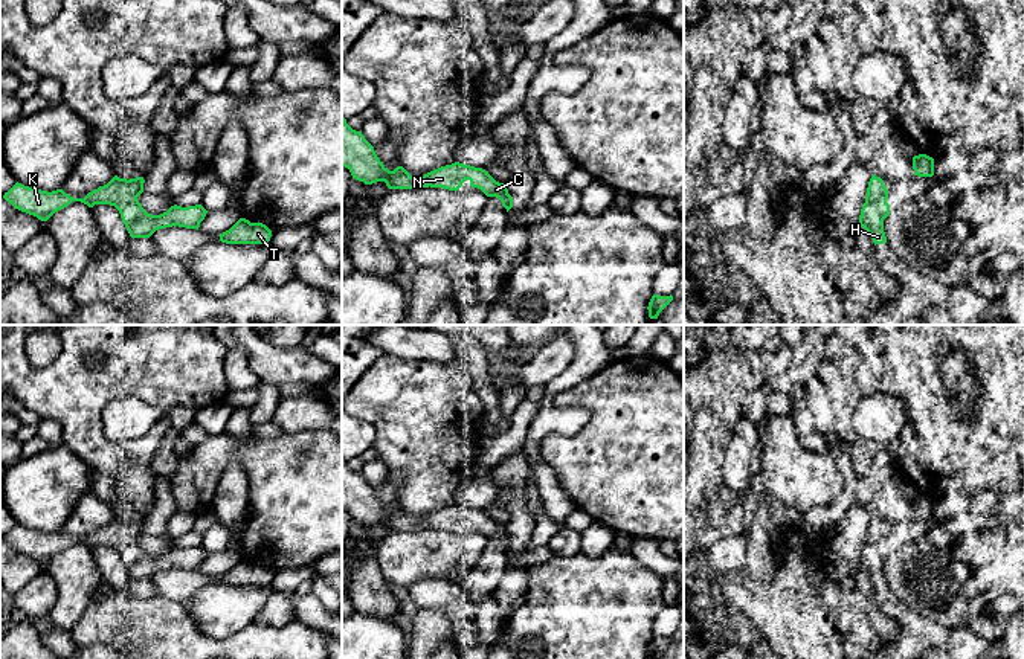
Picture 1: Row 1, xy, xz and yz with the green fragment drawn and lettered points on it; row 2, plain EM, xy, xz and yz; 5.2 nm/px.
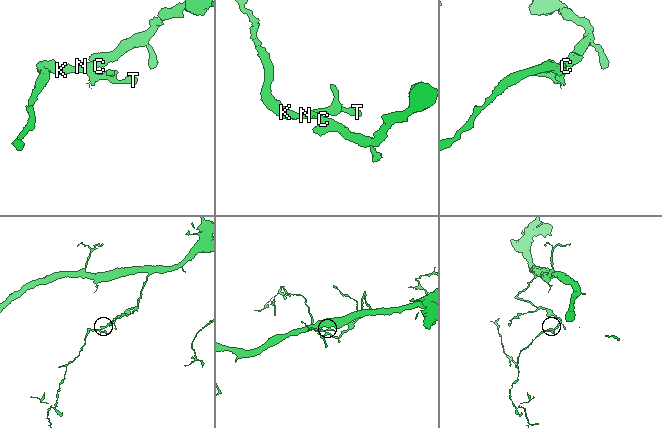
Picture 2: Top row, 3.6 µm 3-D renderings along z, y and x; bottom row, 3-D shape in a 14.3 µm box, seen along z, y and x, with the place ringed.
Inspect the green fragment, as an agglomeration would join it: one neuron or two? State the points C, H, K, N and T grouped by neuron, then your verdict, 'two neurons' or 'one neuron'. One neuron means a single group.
C H K N T | one neuron

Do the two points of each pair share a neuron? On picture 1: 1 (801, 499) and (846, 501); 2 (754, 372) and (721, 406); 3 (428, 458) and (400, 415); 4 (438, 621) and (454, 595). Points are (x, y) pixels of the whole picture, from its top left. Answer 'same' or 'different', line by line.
1: different
2: same
3: same
4: different

